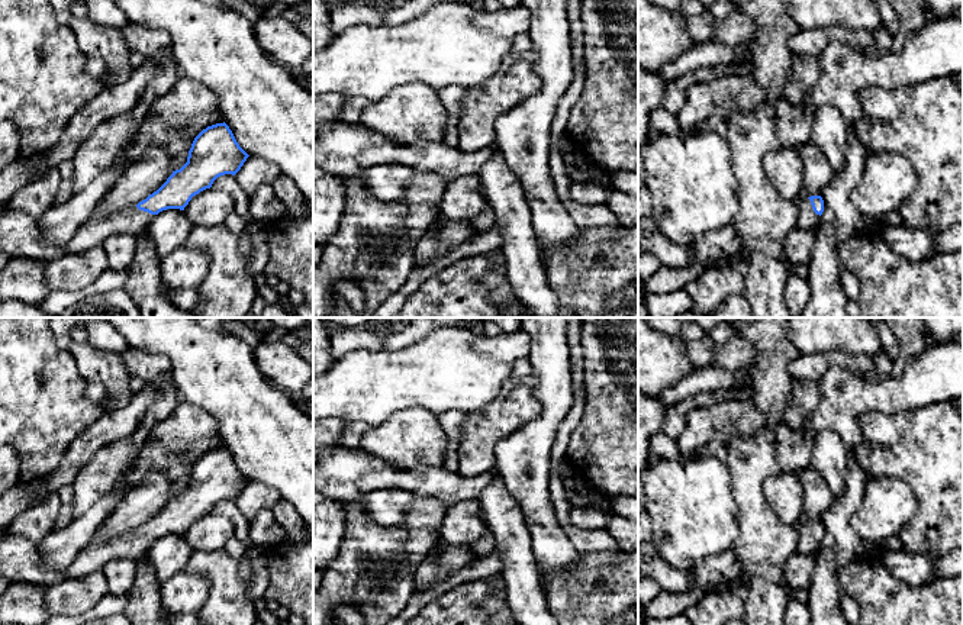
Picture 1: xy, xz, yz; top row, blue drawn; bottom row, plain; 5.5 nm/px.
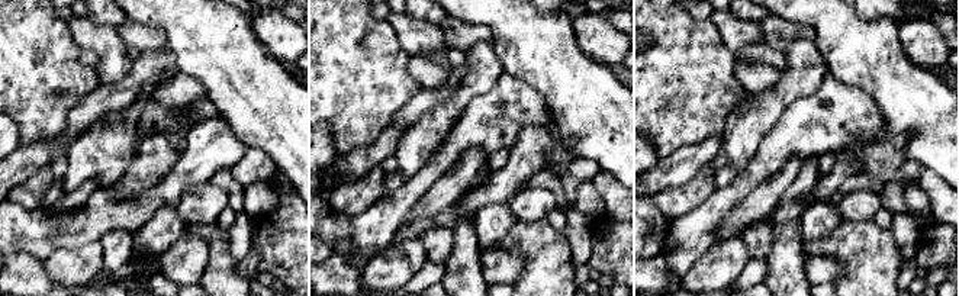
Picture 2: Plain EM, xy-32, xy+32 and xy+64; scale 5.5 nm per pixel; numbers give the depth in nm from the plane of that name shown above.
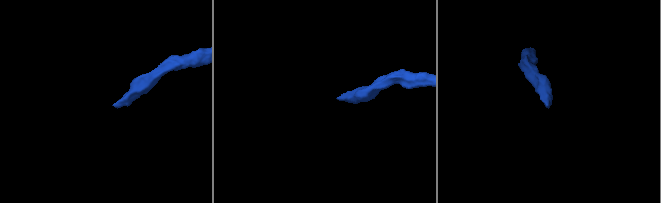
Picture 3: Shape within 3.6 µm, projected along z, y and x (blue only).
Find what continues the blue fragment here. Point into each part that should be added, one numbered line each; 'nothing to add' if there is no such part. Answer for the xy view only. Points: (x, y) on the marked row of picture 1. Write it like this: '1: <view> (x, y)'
1: xy (21, 237)

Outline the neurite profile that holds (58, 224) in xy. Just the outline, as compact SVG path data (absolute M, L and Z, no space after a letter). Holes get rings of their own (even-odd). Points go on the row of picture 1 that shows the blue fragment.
M116 171L100 174L87 187L74 193L68 200L52 206L38 218L45 242L55 244L59 248L67 245L119 177Z

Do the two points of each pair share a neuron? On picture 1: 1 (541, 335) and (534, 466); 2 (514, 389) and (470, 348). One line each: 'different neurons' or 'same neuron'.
1: same neuron
2: different neurons

